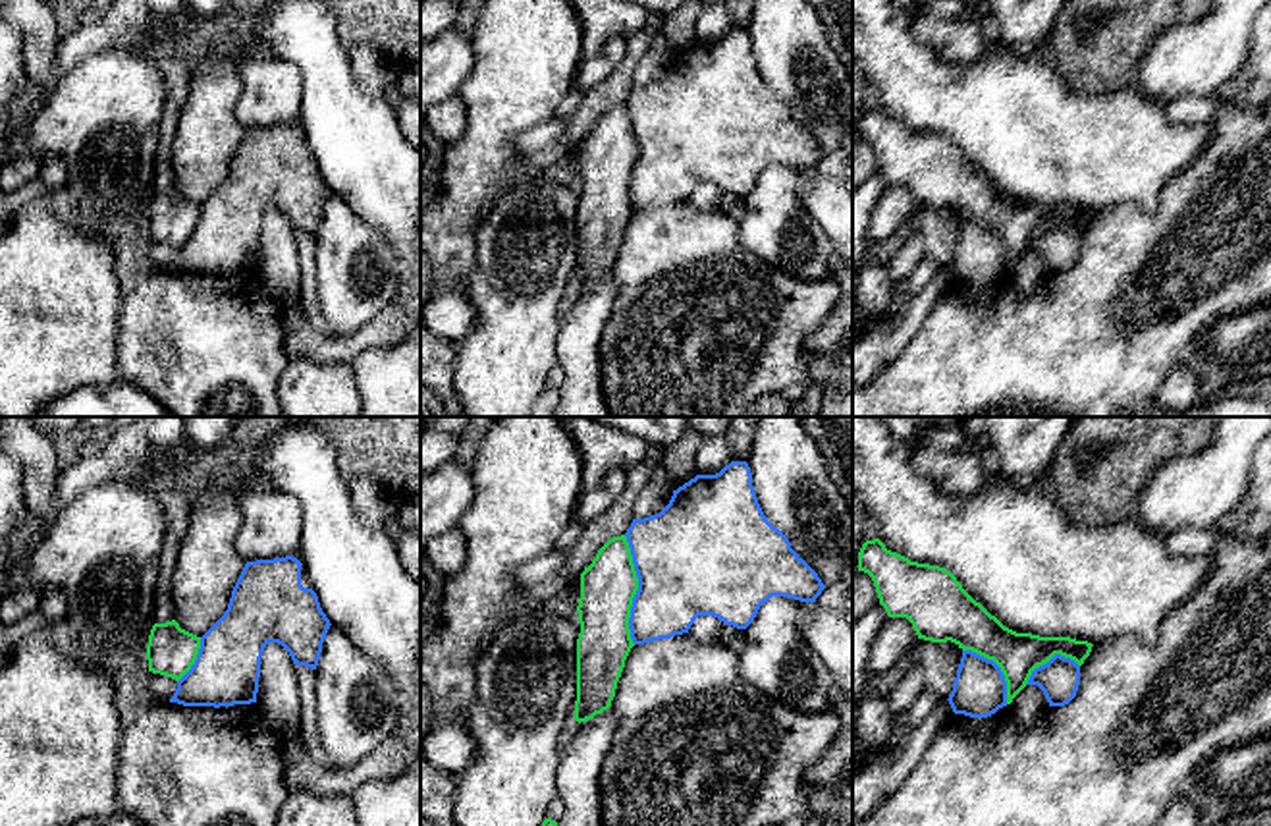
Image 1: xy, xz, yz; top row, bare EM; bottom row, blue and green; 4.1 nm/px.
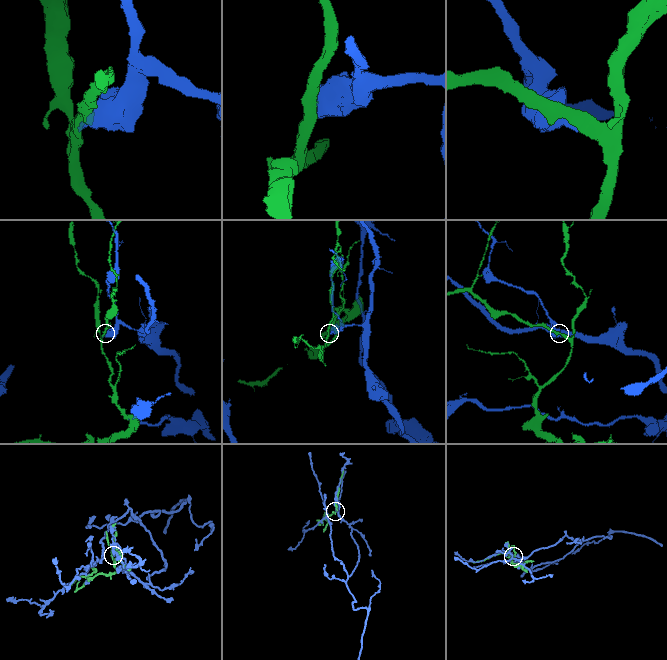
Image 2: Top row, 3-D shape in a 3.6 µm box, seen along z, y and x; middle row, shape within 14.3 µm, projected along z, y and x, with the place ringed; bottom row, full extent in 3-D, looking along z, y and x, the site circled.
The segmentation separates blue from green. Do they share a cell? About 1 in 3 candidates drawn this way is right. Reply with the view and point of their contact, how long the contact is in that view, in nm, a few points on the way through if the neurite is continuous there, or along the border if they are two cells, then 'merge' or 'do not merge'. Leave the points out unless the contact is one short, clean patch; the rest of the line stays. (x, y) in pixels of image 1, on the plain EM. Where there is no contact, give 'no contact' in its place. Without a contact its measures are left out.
xz (639, 157) | 460 nm | do not merge

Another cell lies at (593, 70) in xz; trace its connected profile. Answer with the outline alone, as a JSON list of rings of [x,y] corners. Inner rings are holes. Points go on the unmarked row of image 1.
[[[609,39],[606,44],[592,56],[582,58],[579,73],[573,81],[573,87],[582,89],[584,93],[602,83],[627,56],[625,39]]]

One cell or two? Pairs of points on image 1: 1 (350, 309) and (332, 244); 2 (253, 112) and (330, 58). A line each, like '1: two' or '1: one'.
1: one
2: two

